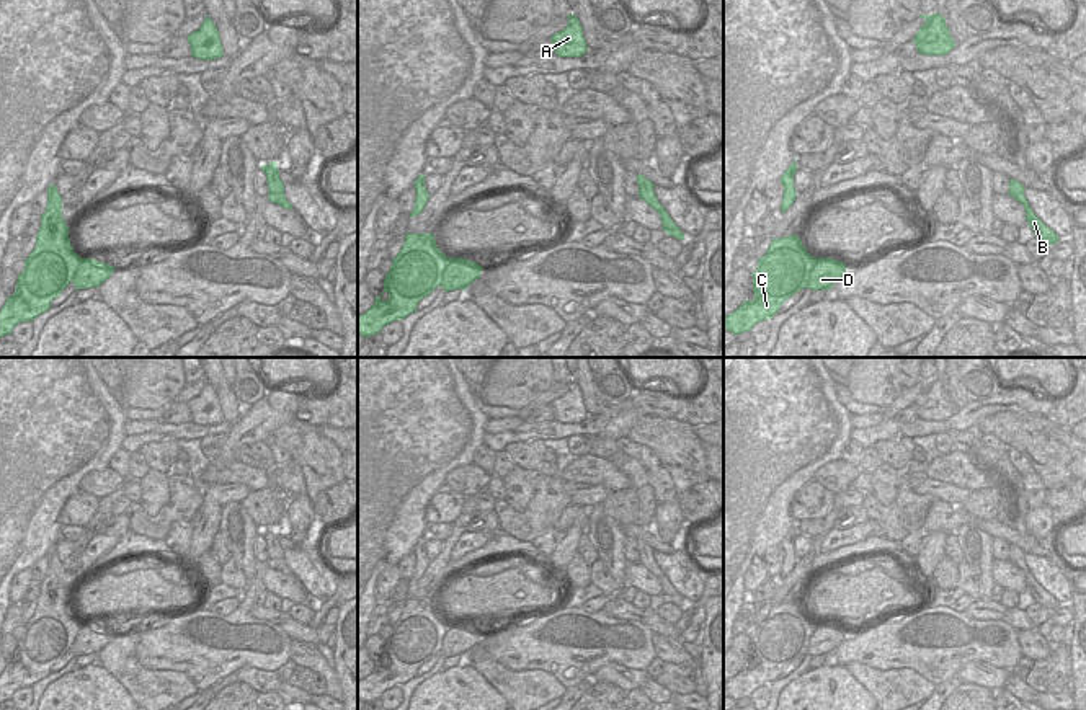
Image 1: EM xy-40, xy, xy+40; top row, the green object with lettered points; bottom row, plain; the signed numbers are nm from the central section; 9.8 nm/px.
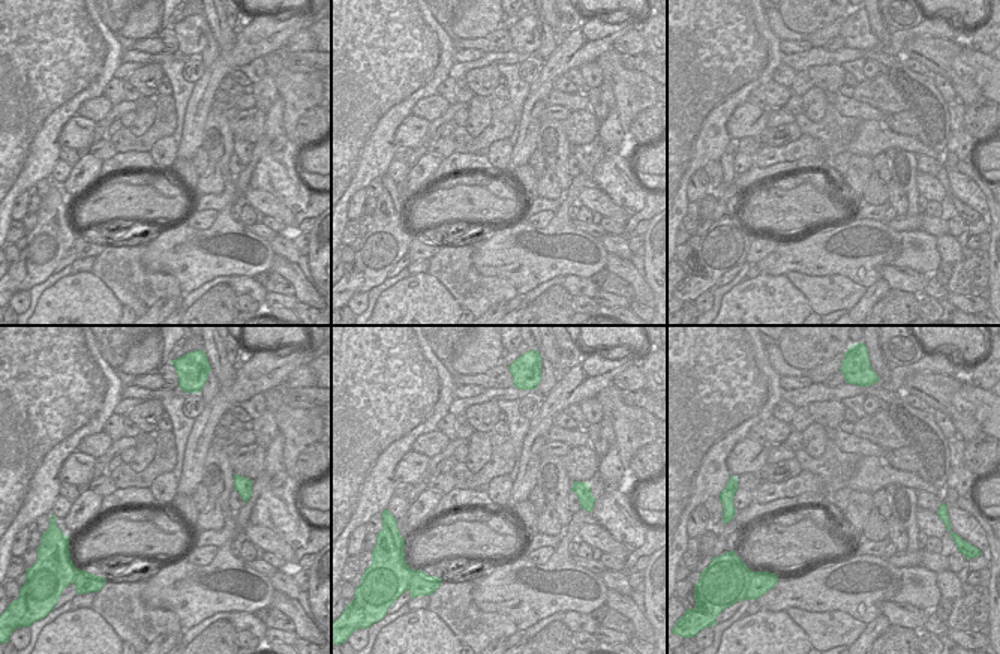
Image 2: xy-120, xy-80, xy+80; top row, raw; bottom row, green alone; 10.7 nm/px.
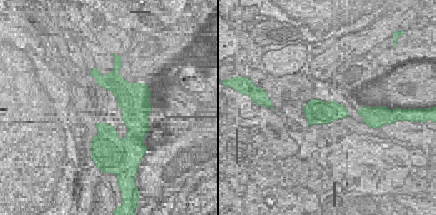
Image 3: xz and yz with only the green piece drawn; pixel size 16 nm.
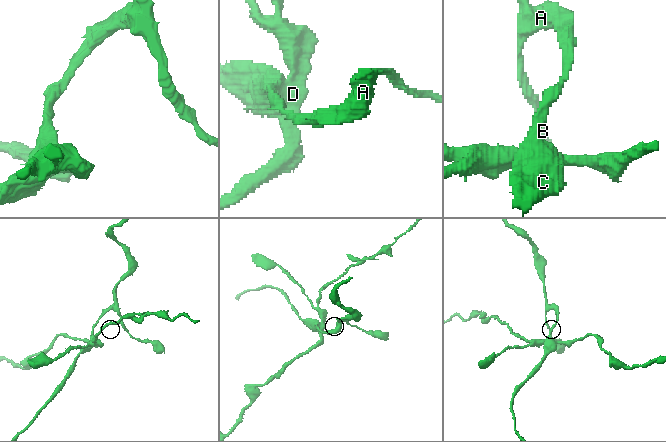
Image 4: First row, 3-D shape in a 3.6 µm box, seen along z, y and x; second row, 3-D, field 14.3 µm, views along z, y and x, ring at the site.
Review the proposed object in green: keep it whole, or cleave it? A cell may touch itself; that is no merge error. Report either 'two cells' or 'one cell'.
two cells

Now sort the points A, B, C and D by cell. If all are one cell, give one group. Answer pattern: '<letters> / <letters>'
A B C / D

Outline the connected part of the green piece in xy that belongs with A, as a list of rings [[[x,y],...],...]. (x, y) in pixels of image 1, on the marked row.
[[[575,15],[565,16],[568,18],[567,28],[550,38],[555,54],[559,57],[581,57],[588,51],[583,28]]]

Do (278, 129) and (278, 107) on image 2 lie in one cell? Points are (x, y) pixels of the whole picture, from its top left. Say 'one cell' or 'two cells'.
one cell

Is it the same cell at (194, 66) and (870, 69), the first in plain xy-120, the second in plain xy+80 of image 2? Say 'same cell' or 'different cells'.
same cell

